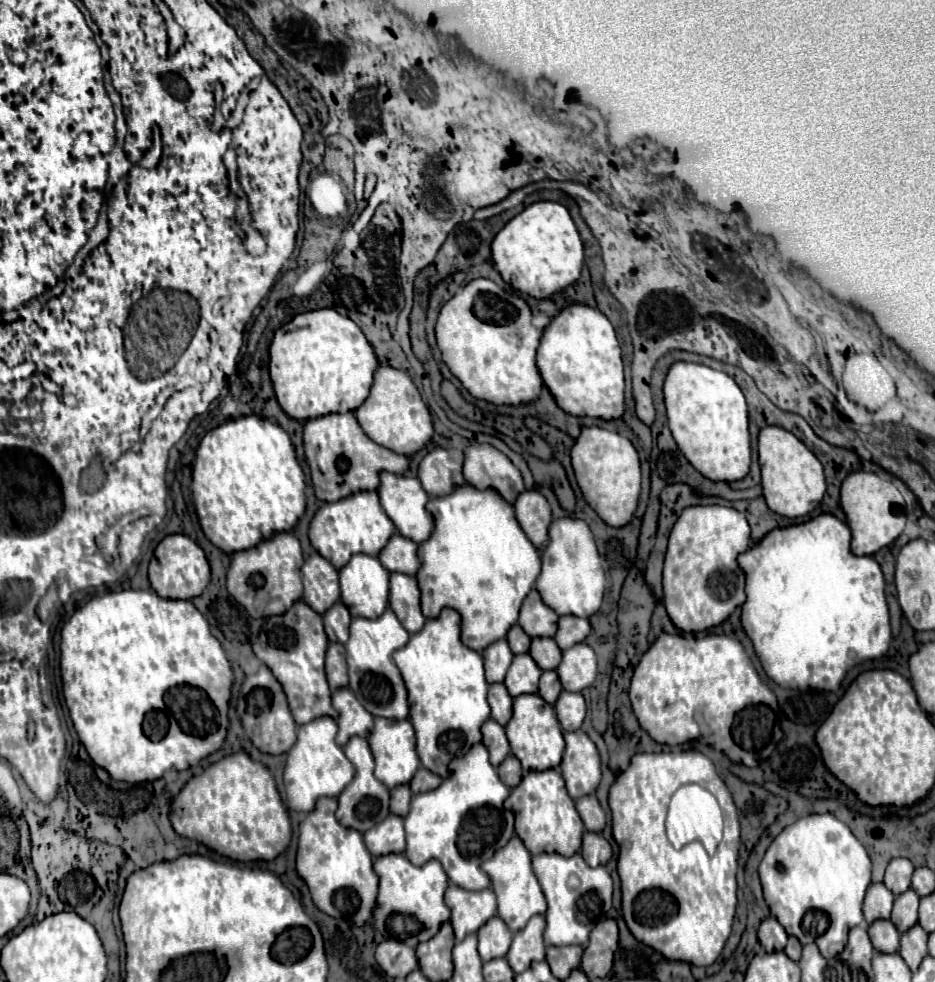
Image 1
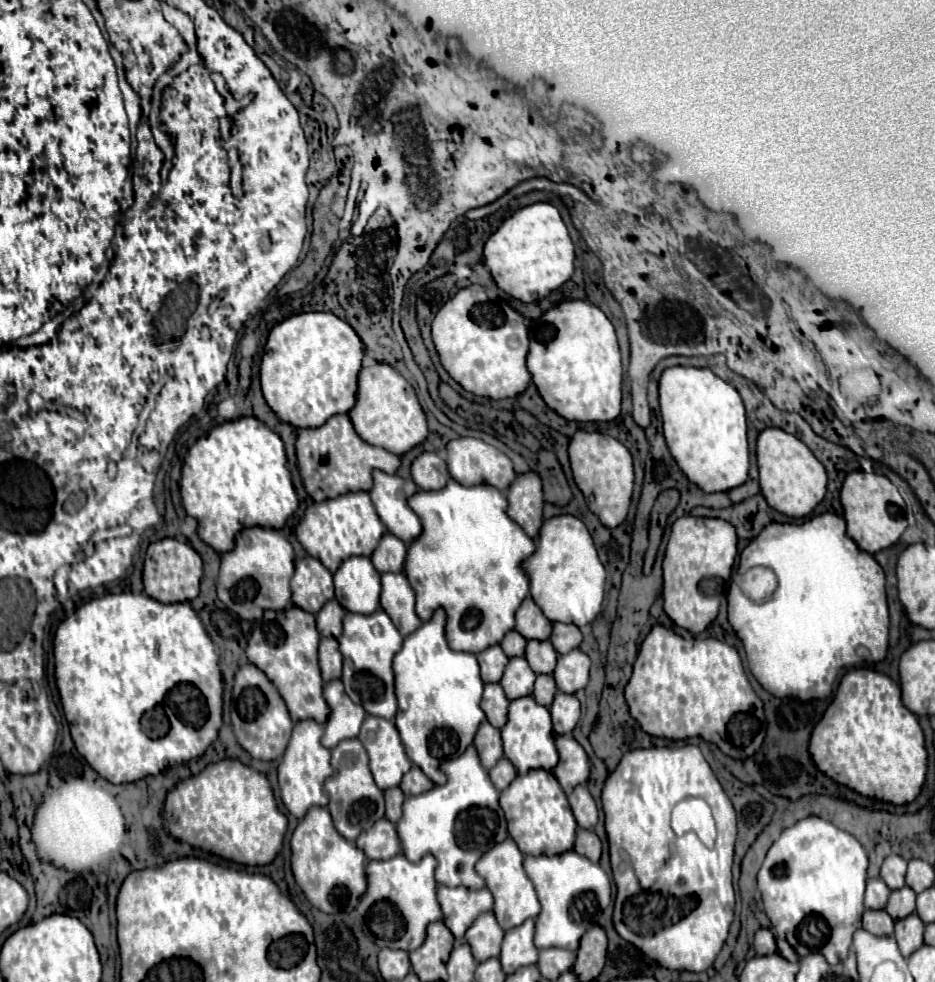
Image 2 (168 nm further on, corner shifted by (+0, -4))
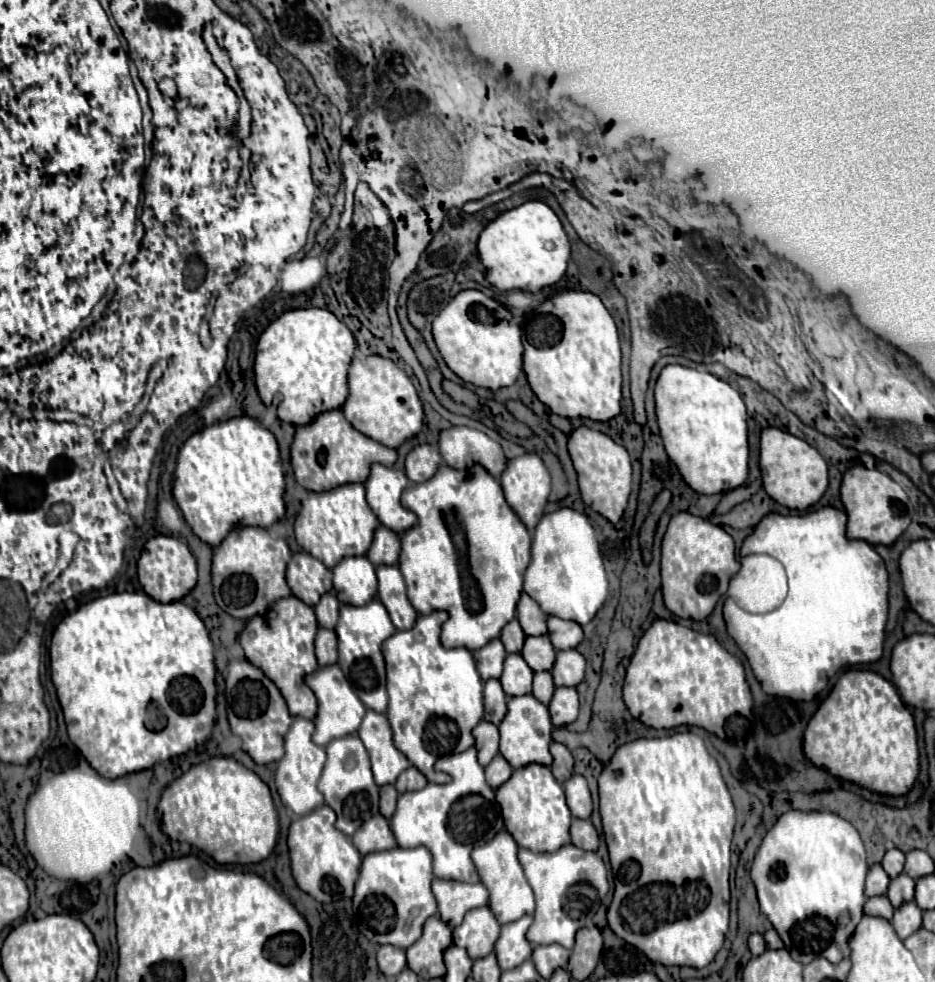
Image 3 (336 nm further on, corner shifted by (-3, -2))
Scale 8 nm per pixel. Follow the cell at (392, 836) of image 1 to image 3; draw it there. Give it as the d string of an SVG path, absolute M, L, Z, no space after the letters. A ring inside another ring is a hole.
M375 815L369 821L365 821L353 835L353 845L359 849L361 855L393 849L397 845L389 821L383 815Z

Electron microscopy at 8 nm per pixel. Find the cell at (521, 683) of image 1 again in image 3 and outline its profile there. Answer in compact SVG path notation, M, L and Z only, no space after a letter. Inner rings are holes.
M519 653L507 655L503 661L503 673L501 673L501 685L507 697L515 695L527 695L531 693L531 679L533 671L527 669L527 663Z

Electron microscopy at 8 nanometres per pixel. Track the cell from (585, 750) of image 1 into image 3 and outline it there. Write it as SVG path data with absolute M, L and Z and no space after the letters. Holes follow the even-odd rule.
M555 741L551 743L549 751L551 751L551 755L553 755L553 763L551 763L549 769L551 769L553 777L555 777L559 783L565 783L567 777L573 775L573 765L575 765L573 755L571 755L571 751L569 751L565 745L555 743Z

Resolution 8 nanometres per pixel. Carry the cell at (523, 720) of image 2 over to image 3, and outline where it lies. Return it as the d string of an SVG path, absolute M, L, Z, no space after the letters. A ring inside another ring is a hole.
M533 695L511 697L507 701L507 715L499 723L499 733L501 733L499 751L513 769L525 767L531 763L551 765L551 753L549 753L551 731L553 731L553 725L549 719L549 711L543 703L539 703Z

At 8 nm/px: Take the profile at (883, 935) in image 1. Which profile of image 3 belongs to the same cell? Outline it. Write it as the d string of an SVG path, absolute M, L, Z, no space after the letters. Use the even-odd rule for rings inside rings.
M879 895L879 897L869 897L865 903L865 915L873 915L873 917L883 917L883 919L891 919L893 917L893 905L887 901L887 897Z

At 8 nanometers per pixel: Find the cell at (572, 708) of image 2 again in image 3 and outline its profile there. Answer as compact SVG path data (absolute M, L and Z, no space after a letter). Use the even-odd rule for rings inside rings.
M557 687L553 693L553 699L547 707L549 707L551 721L555 727L573 723L577 719L577 713L579 713L577 689L575 687Z

